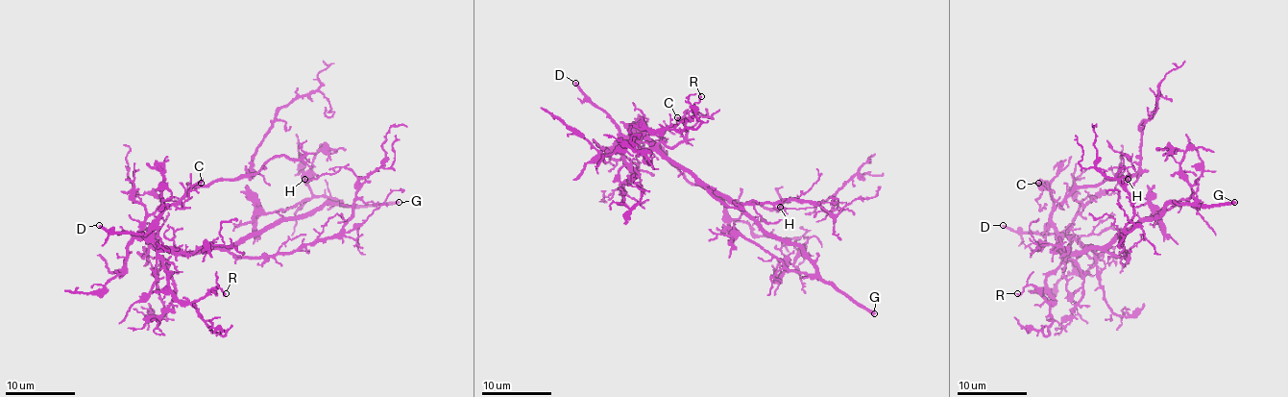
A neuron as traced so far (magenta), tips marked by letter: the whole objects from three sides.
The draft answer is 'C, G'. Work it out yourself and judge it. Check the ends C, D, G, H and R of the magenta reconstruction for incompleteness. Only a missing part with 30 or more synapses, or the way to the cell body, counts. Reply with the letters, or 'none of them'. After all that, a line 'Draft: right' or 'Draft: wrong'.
D, G
Draft: wrong

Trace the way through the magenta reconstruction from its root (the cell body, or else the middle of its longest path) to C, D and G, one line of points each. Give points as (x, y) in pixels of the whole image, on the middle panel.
C: (650, 145), (644, 138), (631, 138), (629, 135), (638, 132), (658, 140), (667, 128), (677, 125), (677, 117)
D: (650, 145), (644, 138), (624, 136), (619, 126), (575, 83)
G: (650, 145), (716, 191), (727, 194), (765, 232), (795, 243), (822, 279), (833, 282), (874, 313)

